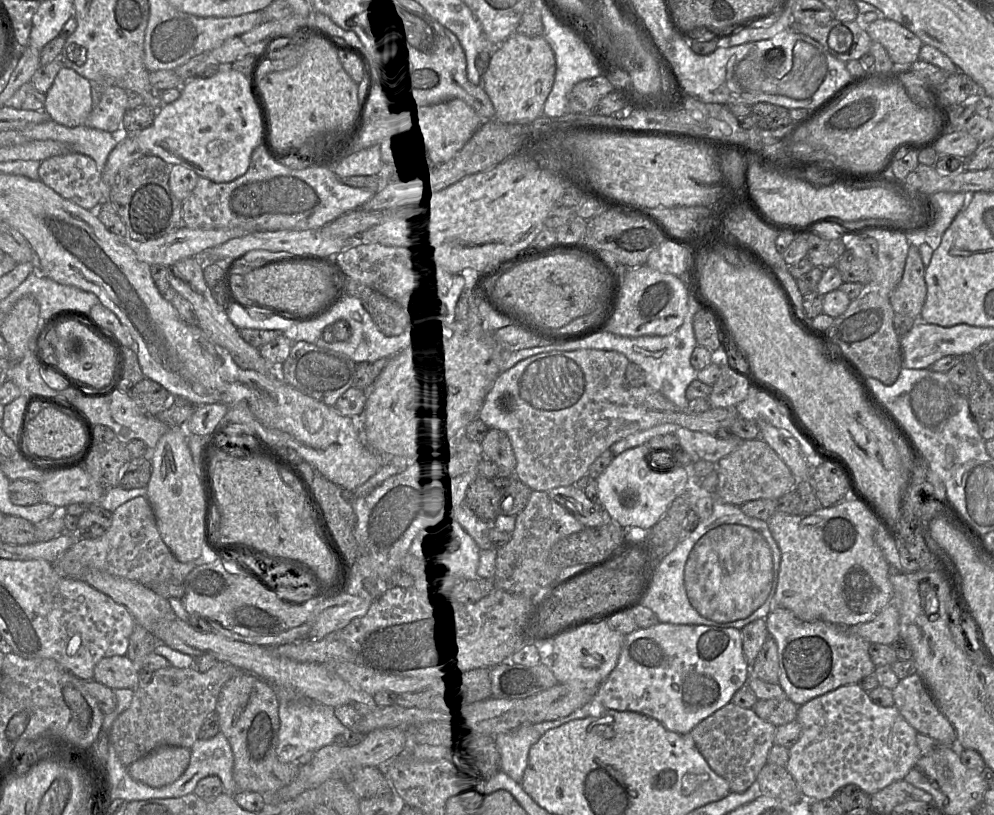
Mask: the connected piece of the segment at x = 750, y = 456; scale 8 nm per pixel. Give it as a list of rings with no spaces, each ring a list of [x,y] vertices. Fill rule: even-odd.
[[[762,438],[743,441],[736,450],[716,463],[716,471],[716,497],[736,506],[759,499],[778,500],[790,491],[796,490],[798,483],[789,467]]]

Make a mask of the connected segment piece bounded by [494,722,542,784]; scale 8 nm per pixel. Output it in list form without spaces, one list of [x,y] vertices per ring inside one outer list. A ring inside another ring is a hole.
[[[542,722],[537,724],[523,724],[511,732],[501,733],[494,737],[500,753],[501,771],[519,784],[522,781],[524,771],[527,767],[529,750],[540,738],[537,726],[541,724]]]

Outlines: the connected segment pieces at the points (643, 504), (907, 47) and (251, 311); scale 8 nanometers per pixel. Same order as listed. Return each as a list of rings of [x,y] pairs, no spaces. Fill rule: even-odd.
[[[643,444],[614,456],[609,466],[596,479],[599,503],[605,508],[614,523],[632,532],[653,531],[652,528],[665,514],[671,503],[677,497],[683,495],[688,483],[687,470],[682,466],[663,471],[651,468],[655,467],[656,464],[652,463],[651,466],[648,464],[648,452],[649,448]]]
[[[887,18],[877,19],[870,23],[866,31],[872,41],[879,42],[885,48],[895,64],[895,68],[904,69],[903,67],[909,67],[919,59],[919,52],[923,42],[901,24]]]
[[[229,304],[226,311],[229,319],[238,329],[277,330],[282,333],[281,335],[288,336],[294,342],[297,324],[278,316],[270,309],[244,308],[237,304]]]

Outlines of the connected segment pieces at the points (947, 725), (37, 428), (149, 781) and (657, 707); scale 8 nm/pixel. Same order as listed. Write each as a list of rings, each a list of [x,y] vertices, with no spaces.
[[[917,672],[901,679],[892,694],[894,706],[918,733],[942,744],[956,744],[955,728],[939,710]]]
[[[47,405],[29,421],[25,442],[32,454],[68,462],[84,452],[88,438],[76,420]]]
[[[162,745],[132,763],[130,776],[151,787],[162,787],[176,781],[187,769],[191,757],[189,748]]]
[[[658,622],[649,628],[637,628],[625,636],[617,664],[598,687],[595,698],[603,709],[640,713],[657,720],[669,731],[688,734],[702,720],[731,702],[734,693],[747,684],[749,669],[740,630]]]

